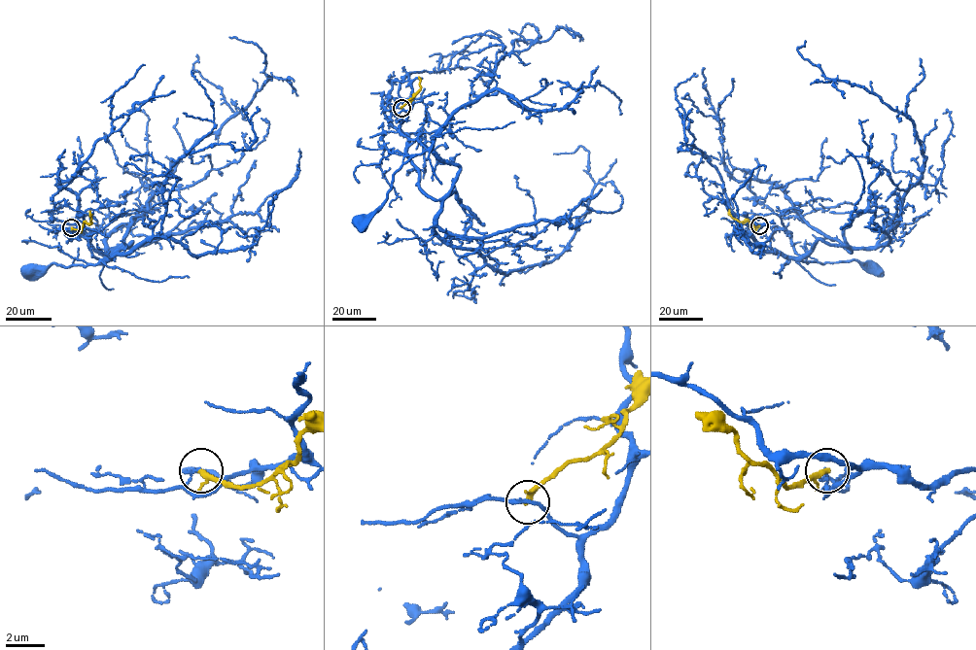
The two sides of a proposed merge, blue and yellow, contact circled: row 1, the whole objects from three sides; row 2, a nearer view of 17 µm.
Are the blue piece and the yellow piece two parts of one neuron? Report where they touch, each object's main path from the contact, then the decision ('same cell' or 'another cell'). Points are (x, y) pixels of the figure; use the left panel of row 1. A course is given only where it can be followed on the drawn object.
(71, 227) | blue via (71, 227), (77, 227), (69, 228), (87, 239), (99, 261), (65, 267), (51, 263), (36, 273), (27, 272) | yellow via (72, 227), (79, 229), (85, 222), (91, 223), (89, 211) | another cell

